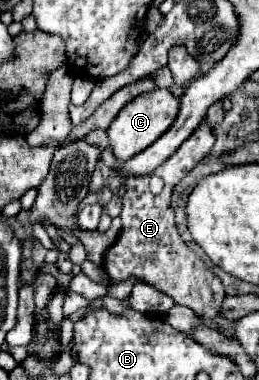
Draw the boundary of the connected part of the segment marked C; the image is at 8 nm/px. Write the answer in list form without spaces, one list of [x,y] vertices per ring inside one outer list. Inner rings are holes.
[[[154,89],[150,93],[142,93],[136,99],[132,99],[112,121],[108,127],[108,139],[110,149],[118,161],[130,159],[130,155],[138,155],[138,151],[144,151],[170,123],[174,121],[174,115],[178,113],[178,97],[170,95],[170,89]]]

